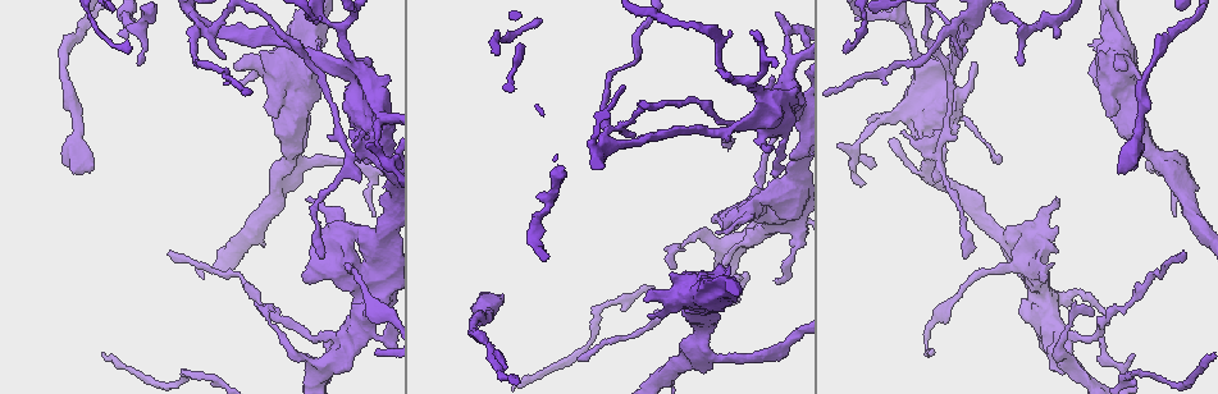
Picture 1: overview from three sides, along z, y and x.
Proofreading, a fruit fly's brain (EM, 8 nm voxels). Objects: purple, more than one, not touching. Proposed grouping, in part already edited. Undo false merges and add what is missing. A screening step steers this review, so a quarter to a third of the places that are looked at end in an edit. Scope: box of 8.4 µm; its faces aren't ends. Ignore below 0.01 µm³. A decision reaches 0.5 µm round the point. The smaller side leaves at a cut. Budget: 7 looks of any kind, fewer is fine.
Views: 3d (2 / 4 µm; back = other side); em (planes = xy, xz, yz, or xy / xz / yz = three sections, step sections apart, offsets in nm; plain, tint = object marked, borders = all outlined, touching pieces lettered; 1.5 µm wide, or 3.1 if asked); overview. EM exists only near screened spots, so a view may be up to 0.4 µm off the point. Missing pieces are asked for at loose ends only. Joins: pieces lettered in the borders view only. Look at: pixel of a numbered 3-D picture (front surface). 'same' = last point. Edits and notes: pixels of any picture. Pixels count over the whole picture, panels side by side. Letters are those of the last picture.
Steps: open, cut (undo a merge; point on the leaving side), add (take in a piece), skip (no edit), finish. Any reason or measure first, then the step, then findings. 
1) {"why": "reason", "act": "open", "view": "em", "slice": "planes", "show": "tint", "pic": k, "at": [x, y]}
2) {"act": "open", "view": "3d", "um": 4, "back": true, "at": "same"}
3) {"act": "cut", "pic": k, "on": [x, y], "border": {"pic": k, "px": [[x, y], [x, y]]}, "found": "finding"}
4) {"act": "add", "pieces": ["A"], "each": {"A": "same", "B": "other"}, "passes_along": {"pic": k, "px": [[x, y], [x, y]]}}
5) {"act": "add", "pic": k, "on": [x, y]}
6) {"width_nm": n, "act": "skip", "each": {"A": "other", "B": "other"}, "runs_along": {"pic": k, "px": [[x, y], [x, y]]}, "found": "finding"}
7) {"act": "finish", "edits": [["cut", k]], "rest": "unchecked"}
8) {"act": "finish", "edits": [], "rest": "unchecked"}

{"why": "branch stops here", "act": "open", "view": "em", "slice": "planes", "show": "borders", "pic": 1, "at": [775, 13]}

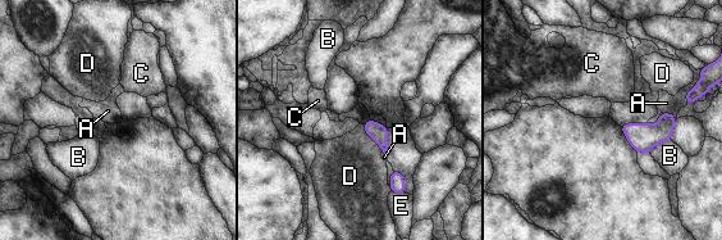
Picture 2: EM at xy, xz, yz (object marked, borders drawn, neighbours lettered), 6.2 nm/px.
{"act": "skip", "each": {"A": "other", "B": "other", "C": "other", "D": "other", "E": "other"}, "border": {"pic": 2, "px": [[659, 113], [656, 122], [647, 123]]}, "found": "none of them fits"}

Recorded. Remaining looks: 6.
{"why": "an open end", "act": "open", "view": "3d", "um": 2, "pic": 1, "at": [379, 319]}

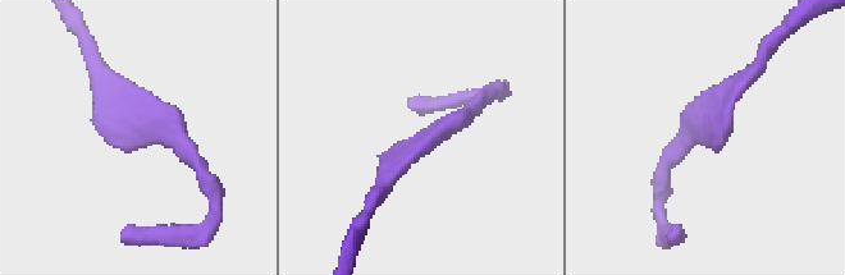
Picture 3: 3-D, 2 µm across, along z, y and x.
{"act": "open", "view": "em", "slice": "xz", "step": 4, "show": "borders", "pic": 3, "at": [124, 146]}

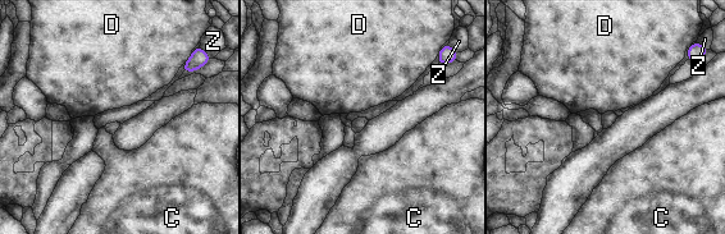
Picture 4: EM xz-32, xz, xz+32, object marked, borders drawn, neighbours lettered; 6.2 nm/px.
{"why": "another direction", "act": "open", "view": "em", "slice": "xy", "step": 8, "show": "borders", "at": "same"}

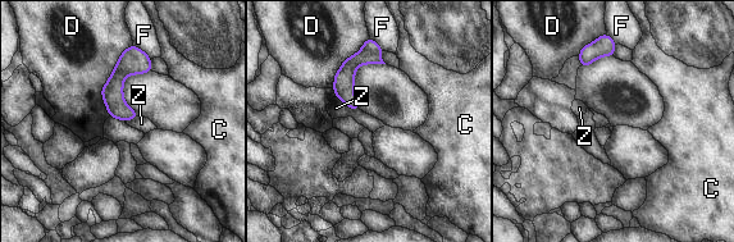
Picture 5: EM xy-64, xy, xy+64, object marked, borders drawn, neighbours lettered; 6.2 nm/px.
{"longest_contact_nm": ["D", 480], "act": "skip", "each": {"C": "other", "D": "other", "F": "other", "Z": "other"}, "runs_along": {"pic": 5, "px": [[133, 49], [117, 78], [122, 117]]}, "found": "no lettered piece goes on from it"}

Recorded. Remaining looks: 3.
{"why": "tapers out", "act": "open", "view": "em", "slice": "planes", "show": "borders", "pic": 1, "at": [138, 62]}

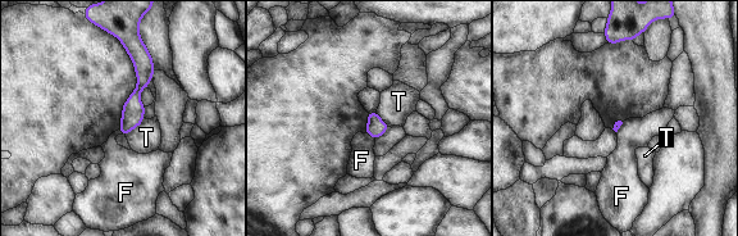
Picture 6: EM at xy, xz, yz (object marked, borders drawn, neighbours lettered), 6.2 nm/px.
{"longest_contact_nm": ["T", 170], "act": "skip", "each": {"F": "other", "T": "other"}, "found": "none of them fits"}

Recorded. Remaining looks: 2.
{"act": "finish", "edits": [], "rest": "unchecked"}

